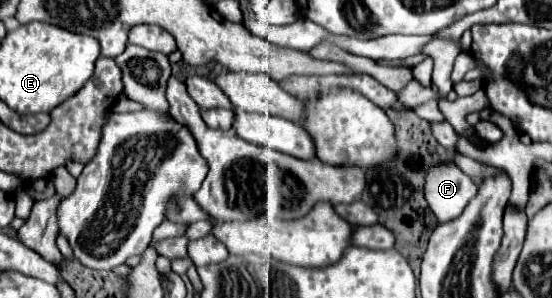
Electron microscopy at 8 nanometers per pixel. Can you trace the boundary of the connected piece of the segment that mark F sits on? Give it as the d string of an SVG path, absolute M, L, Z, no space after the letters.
M453 161L435 163L425 173L425 199L439 223L451 221L463 213L477 185Z

